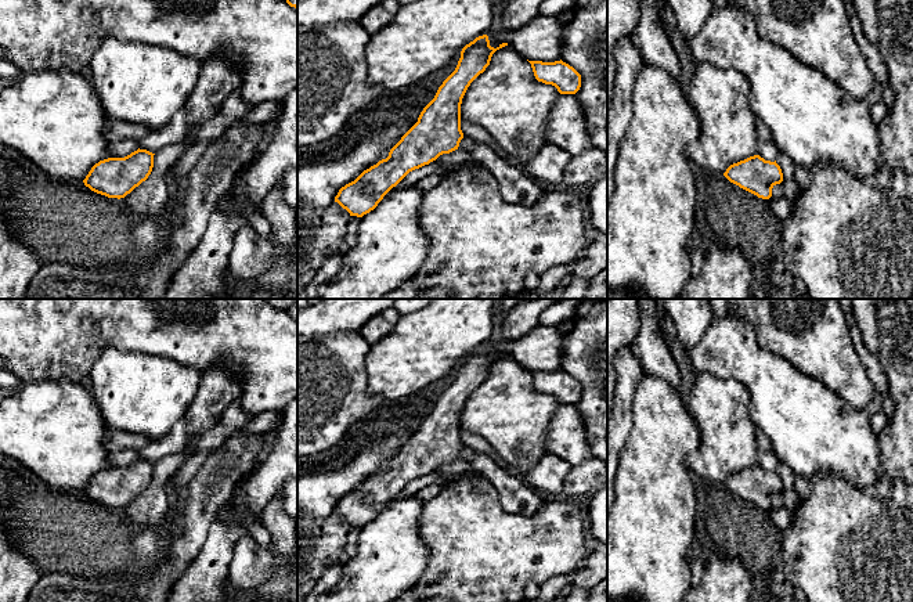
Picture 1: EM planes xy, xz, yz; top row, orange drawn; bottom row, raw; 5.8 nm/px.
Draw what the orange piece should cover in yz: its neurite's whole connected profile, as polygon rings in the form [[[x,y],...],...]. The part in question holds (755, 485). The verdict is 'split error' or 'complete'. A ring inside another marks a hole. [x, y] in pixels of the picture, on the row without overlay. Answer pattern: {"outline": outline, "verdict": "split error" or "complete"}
{"outline": [[[759,465],[730,475],[723,486],[762,509],[769,509],[772,498],[783,491],[783,483],[776,471],[765,471]]], "verdict": "complete"}

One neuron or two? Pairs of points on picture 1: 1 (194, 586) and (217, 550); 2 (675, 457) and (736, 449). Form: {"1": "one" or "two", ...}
{"1": "one", "2": "two"}

